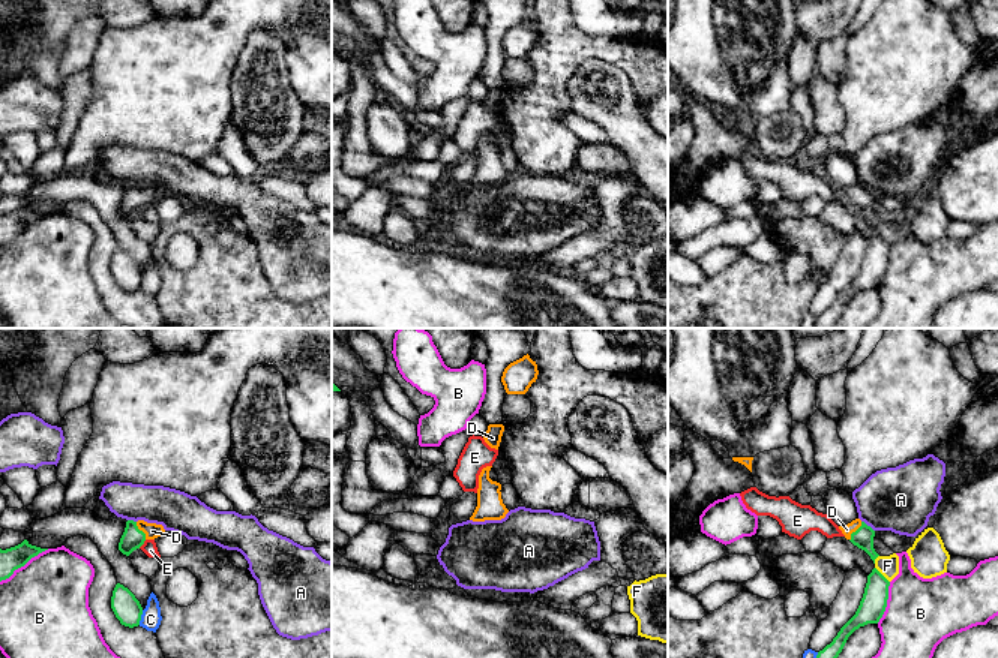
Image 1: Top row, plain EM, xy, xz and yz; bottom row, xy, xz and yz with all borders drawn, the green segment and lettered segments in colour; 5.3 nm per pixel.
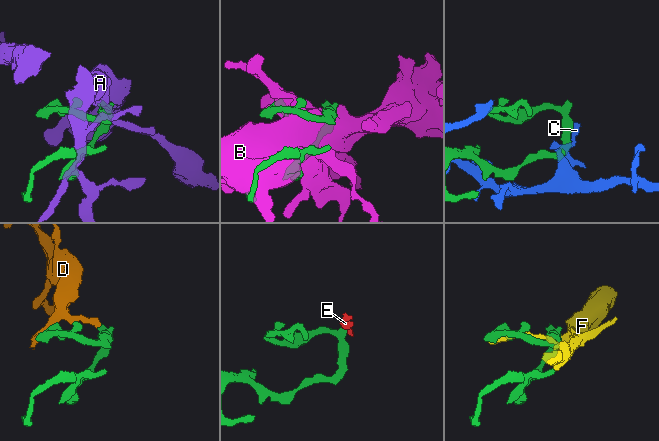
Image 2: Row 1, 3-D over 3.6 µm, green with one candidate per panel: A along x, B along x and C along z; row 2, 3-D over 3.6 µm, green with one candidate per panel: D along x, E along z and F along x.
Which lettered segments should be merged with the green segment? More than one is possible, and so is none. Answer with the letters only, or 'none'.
D

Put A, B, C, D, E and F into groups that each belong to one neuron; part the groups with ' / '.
A / B / C / D / E F

